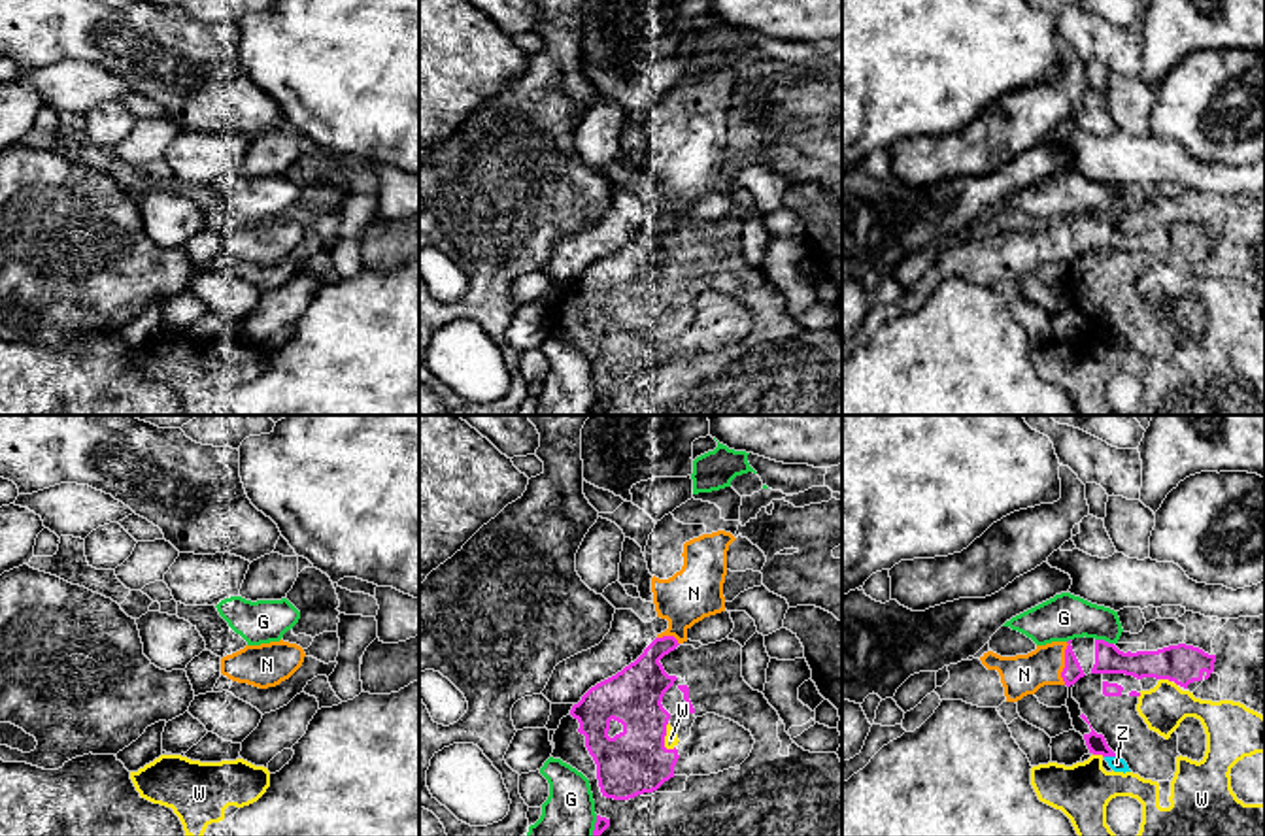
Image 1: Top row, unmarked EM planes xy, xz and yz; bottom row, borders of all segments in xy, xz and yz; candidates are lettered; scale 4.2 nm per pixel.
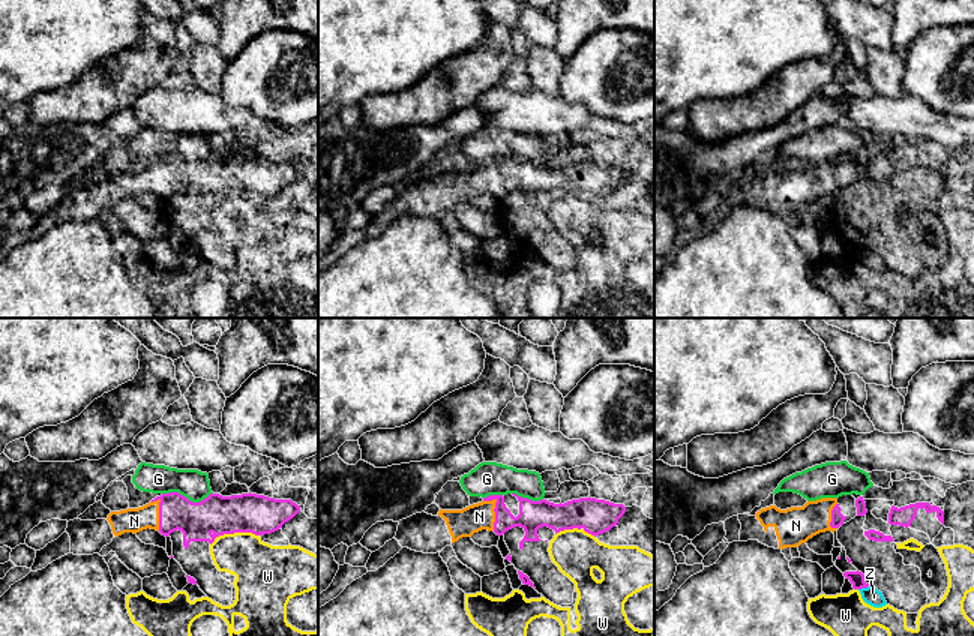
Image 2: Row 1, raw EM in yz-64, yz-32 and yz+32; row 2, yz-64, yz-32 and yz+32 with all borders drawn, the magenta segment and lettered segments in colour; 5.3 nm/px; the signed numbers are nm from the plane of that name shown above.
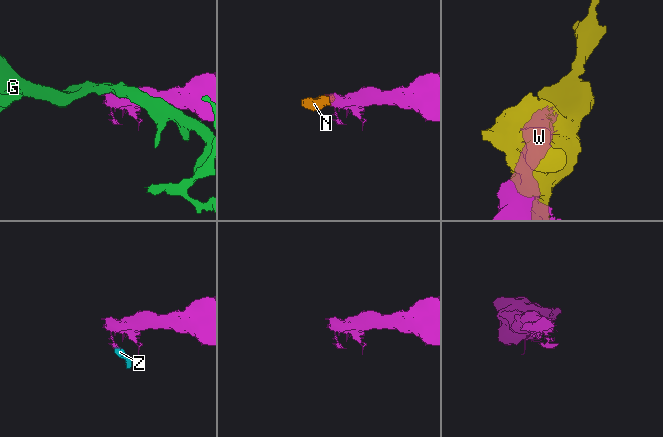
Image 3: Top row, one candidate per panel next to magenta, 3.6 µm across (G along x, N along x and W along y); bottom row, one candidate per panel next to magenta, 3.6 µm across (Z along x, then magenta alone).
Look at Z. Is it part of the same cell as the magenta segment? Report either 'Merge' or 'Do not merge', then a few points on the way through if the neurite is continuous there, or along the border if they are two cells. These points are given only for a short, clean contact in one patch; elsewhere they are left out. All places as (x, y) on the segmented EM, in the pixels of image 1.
Do not merge. Boundary: yz (1105, 755), (1116, 757)

